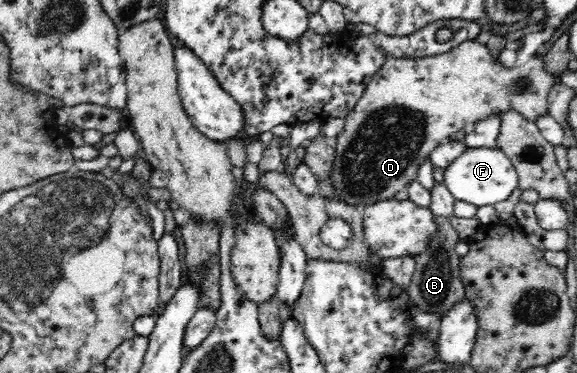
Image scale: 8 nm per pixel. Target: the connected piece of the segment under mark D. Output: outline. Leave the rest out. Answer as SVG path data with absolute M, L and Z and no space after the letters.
M482 39L463 41L450 51L435 56L387 57L384 65L368 82L355 108L345 117L344 129L337 137L331 181L337 189L339 201L364 208L378 201L390 200L394 193L404 190L416 179L420 163L437 145L448 142L464 127L469 130L478 119L494 113L503 114L510 107L530 121L536 121L536 117L542 113L548 114L546 97L557 82L557 77L542 67L544 57L540 58L537 54L530 56L521 67L507 69L500 63L496 64Z

